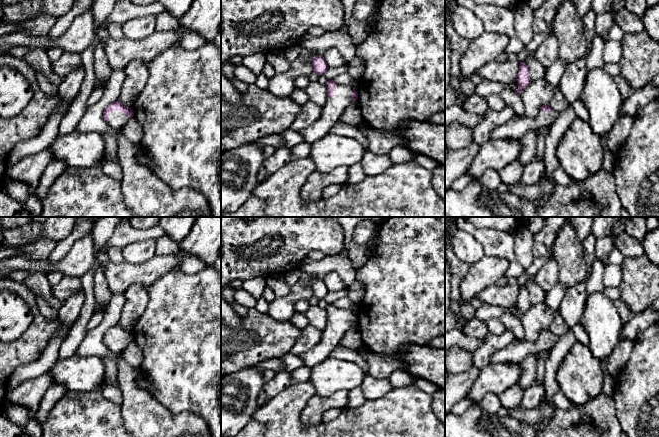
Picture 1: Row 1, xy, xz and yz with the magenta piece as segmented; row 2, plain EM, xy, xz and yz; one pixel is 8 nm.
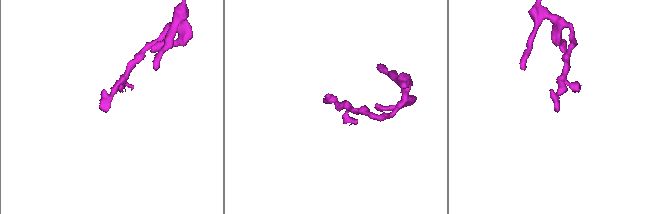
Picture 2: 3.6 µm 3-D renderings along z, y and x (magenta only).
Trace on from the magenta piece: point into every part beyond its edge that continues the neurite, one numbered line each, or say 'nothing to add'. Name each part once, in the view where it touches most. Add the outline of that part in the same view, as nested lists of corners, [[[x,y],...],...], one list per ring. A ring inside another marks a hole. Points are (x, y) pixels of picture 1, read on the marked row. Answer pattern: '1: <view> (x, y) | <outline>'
1: xy (117, 119) | [[[118,110],[118,111],[113,111],[110,114],[107,123],[115,129],[122,129],[123,126],[128,121],[128,119],[129,119],[128,114],[124,114],[122,111]]]

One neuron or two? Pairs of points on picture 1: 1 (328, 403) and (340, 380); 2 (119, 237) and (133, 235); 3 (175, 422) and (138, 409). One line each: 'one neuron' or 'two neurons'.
1: two neurons
2: one neuron
3: one neuron

